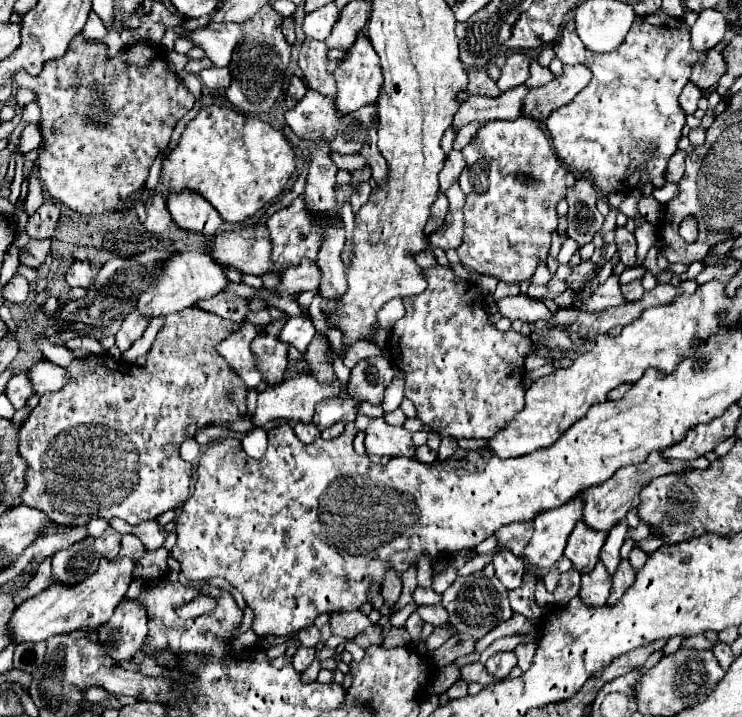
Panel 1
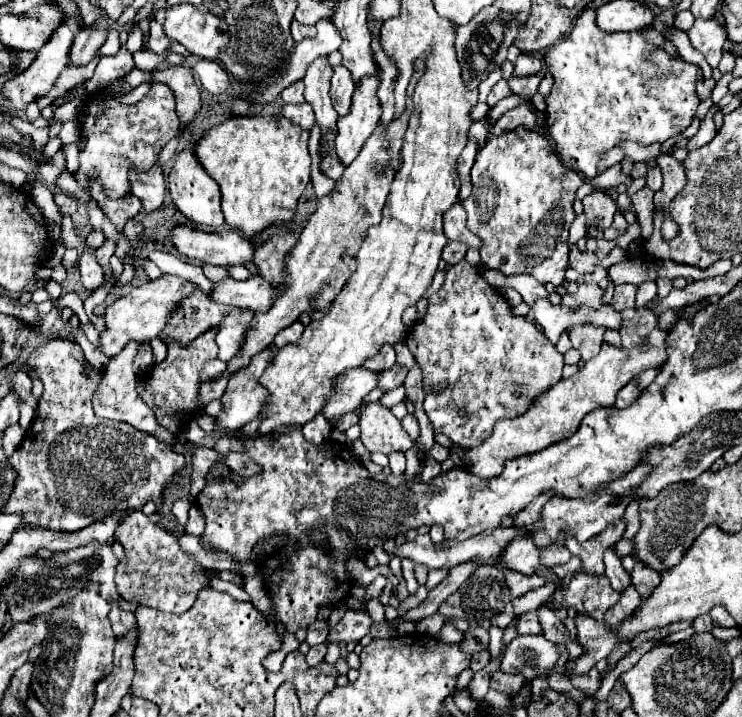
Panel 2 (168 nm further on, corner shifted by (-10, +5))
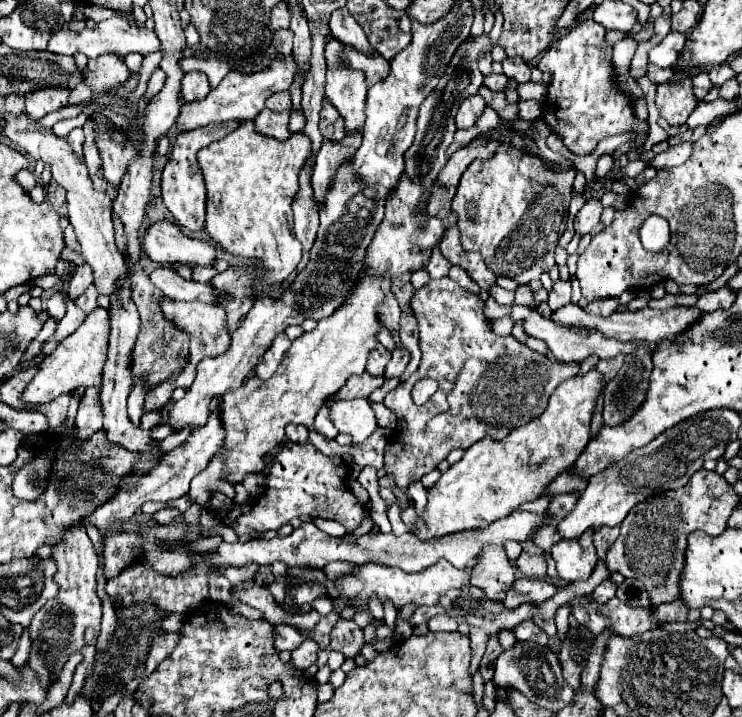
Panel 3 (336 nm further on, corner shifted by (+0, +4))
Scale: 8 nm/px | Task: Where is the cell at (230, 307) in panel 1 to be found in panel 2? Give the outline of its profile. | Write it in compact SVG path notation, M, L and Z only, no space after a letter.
M196 289L192 295L178 303L178 309L170 315L158 339L164 343L178 341L182 347L188 347L192 339L208 329L214 329L228 311L230 307L212 303L204 291Z

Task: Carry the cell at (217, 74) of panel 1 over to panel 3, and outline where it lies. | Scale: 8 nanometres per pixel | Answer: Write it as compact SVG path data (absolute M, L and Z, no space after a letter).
M188 72L184 78L182 78L182 96L188 100L188 102L194 102L194 100L204 100L210 92L210 82L208 82L208 76L204 72Z

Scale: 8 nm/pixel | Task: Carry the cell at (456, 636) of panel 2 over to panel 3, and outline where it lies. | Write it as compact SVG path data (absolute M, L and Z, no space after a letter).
M436 615L428 621L428 628L432 633L453 632L457 627L457 621L448 615Z

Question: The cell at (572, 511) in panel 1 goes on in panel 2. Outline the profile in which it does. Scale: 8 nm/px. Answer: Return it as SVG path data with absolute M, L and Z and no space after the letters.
M514 539L512 543L508 543L504 553L500 555L498 565L502 569L532 575L540 567L538 553L540 553L540 549L534 545L532 539Z

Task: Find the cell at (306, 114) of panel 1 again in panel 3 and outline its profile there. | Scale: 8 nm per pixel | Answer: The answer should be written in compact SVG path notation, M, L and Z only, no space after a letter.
M264 108L254 120L258 132L272 136L276 140L286 140L290 136L288 122L290 122L290 112L270 112L268 108Z

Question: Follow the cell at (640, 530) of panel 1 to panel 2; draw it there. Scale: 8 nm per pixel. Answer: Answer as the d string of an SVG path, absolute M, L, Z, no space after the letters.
M616 521L612 525L608 525L608 529L604 529L600 535L594 535L592 539L584 541L584 543L576 543L574 539L566 539L566 547L570 549L572 555L578 555L582 561L582 573L588 575L604 575L604 561L602 555L608 547L614 547L614 543L620 539L624 531L624 523Z

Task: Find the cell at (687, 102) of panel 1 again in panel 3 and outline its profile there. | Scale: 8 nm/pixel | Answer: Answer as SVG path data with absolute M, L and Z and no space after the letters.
M706 72L696 74L696 76L692 78L692 84L694 84L694 94L696 94L698 100L702 100L702 98L708 94L708 90L712 88L712 82L710 82L710 78L708 78Z

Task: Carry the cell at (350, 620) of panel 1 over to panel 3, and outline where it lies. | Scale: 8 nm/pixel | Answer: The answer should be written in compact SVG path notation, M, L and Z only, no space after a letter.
M340 620L332 628L332 642L330 642L332 650L342 652L346 658L354 658L362 646L364 646L362 628L356 626L352 620Z

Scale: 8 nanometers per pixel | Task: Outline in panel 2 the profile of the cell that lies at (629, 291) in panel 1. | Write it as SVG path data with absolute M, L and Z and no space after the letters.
M616 285L616 287L614 287L614 295L612 295L610 305L612 305L616 311L624 311L624 309L634 307L636 289L638 289L636 285Z

